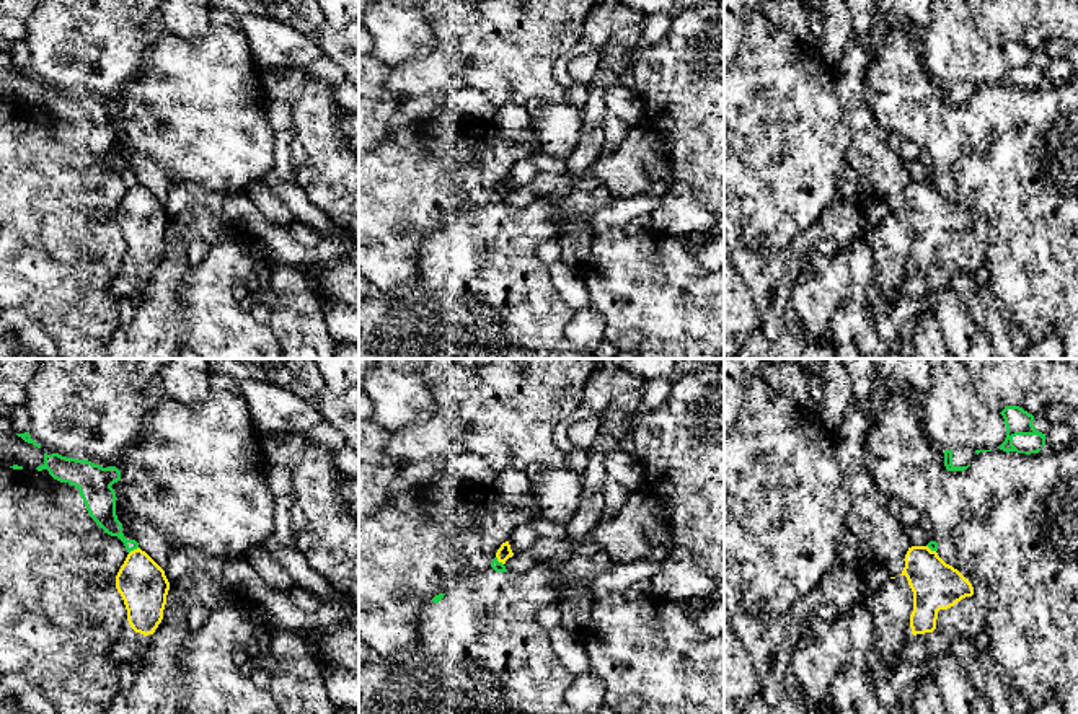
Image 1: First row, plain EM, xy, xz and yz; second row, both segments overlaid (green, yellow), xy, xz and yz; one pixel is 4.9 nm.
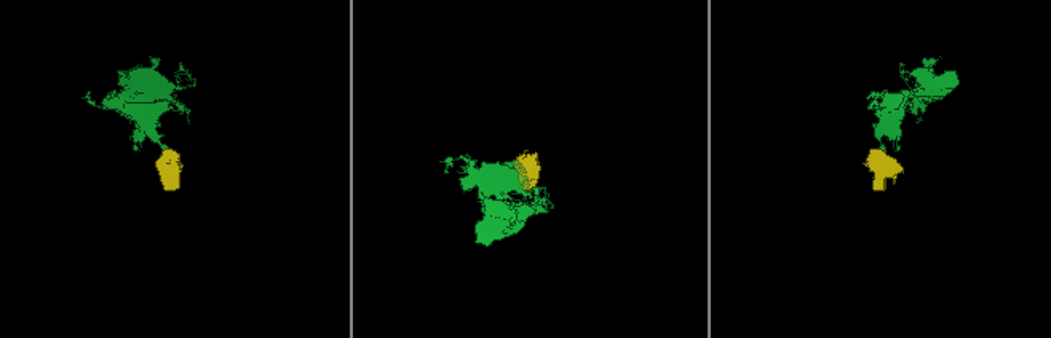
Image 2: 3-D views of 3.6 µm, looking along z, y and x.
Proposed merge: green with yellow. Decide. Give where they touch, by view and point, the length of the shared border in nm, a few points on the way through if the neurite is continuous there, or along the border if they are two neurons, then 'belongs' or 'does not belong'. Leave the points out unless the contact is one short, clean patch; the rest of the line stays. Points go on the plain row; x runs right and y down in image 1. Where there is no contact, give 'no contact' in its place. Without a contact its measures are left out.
xy (132, 185) | 60 nm | along xy (137, 181), (129, 188) | does not belong

